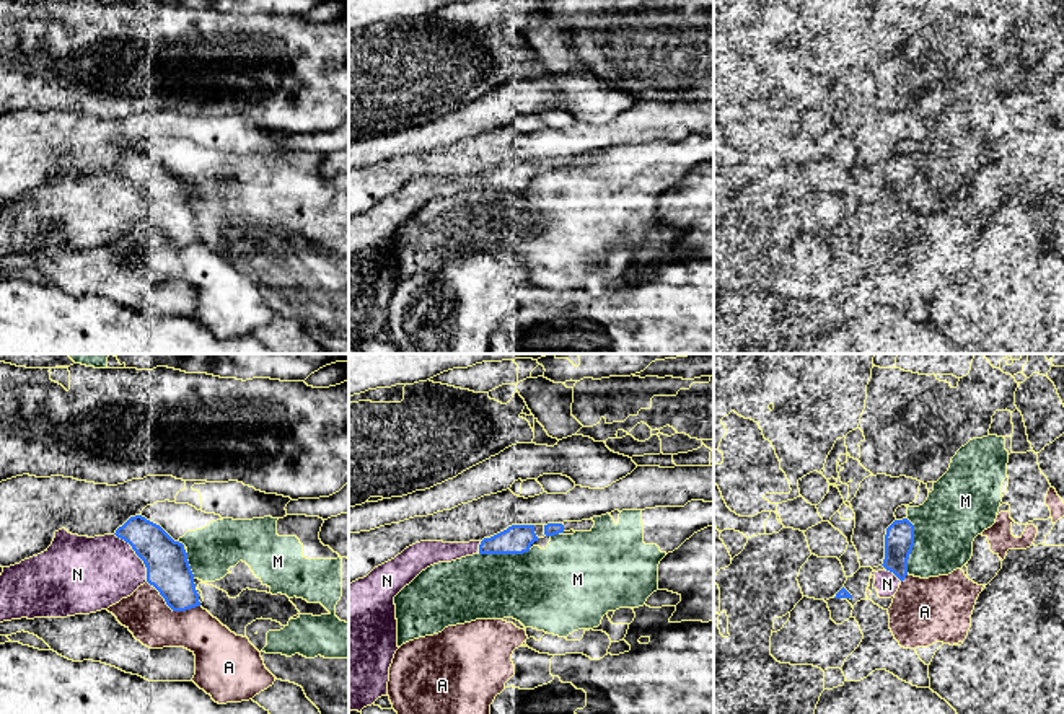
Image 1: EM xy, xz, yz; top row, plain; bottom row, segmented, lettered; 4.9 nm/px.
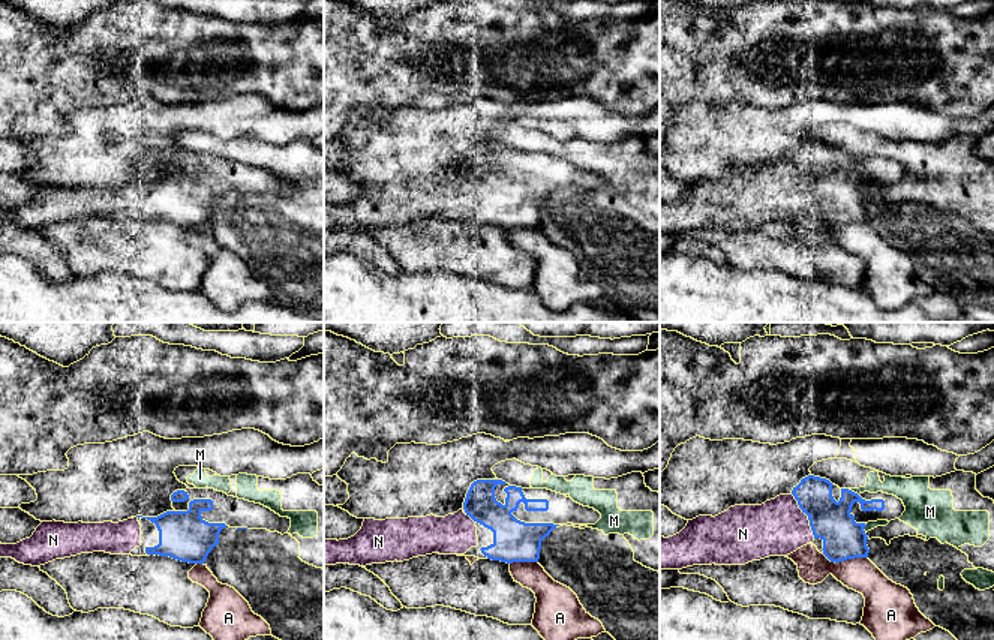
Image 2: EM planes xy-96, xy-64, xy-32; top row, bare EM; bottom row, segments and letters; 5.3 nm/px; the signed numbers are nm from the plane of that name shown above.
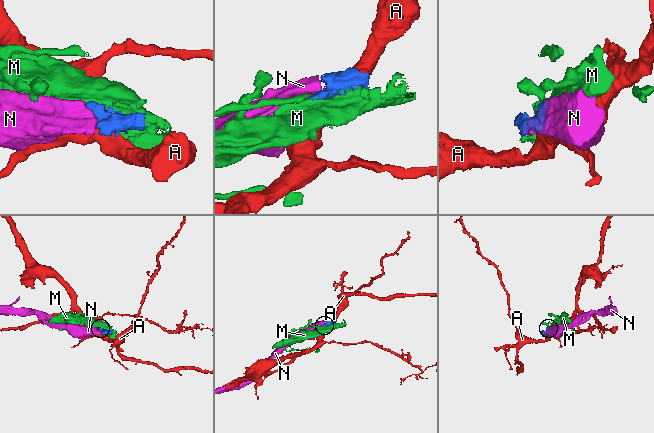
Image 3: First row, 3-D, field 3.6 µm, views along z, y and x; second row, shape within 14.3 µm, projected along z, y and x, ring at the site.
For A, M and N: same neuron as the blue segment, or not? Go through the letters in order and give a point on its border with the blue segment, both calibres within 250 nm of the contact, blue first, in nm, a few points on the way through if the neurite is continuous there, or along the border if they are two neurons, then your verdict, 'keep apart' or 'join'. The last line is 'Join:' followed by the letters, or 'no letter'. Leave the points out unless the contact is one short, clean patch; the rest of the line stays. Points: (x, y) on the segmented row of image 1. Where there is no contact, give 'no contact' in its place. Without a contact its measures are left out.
A: xy (171, 608) | 220/220 nm | keep apart
M: yz (913, 545) | 140/320 nm | keep apart
N: xy (137, 555) | 220/360 nm | join
Join: N

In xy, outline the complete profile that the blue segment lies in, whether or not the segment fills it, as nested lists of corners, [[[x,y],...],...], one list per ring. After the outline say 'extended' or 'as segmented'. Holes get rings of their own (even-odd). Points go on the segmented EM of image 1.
[[[142,515],[130,517],[114,535],[78,536],[65,528],[41,554],[3,567],[0,575],[0,623],[11,619],[90,615],[130,597],[148,582],[173,611],[200,606],[184,544]]]; extended

